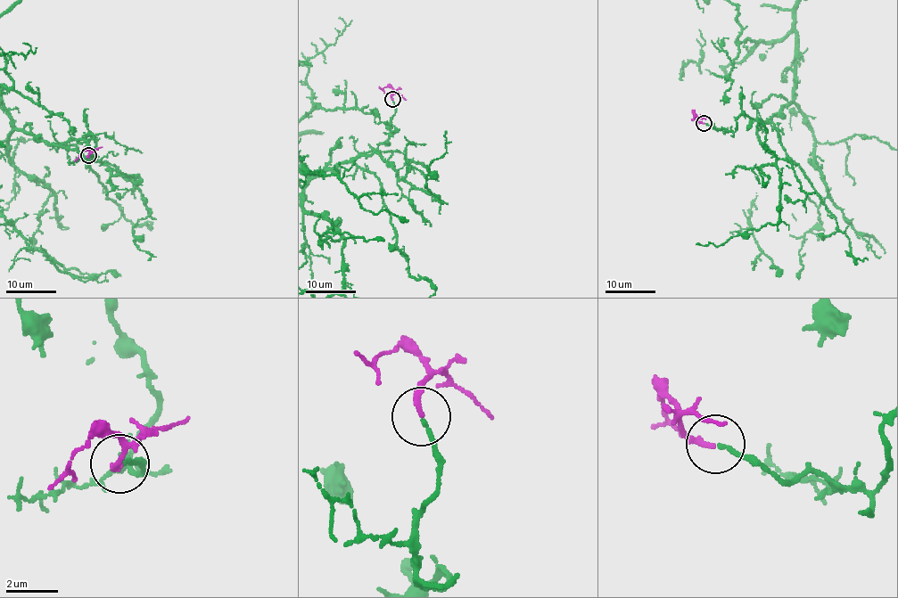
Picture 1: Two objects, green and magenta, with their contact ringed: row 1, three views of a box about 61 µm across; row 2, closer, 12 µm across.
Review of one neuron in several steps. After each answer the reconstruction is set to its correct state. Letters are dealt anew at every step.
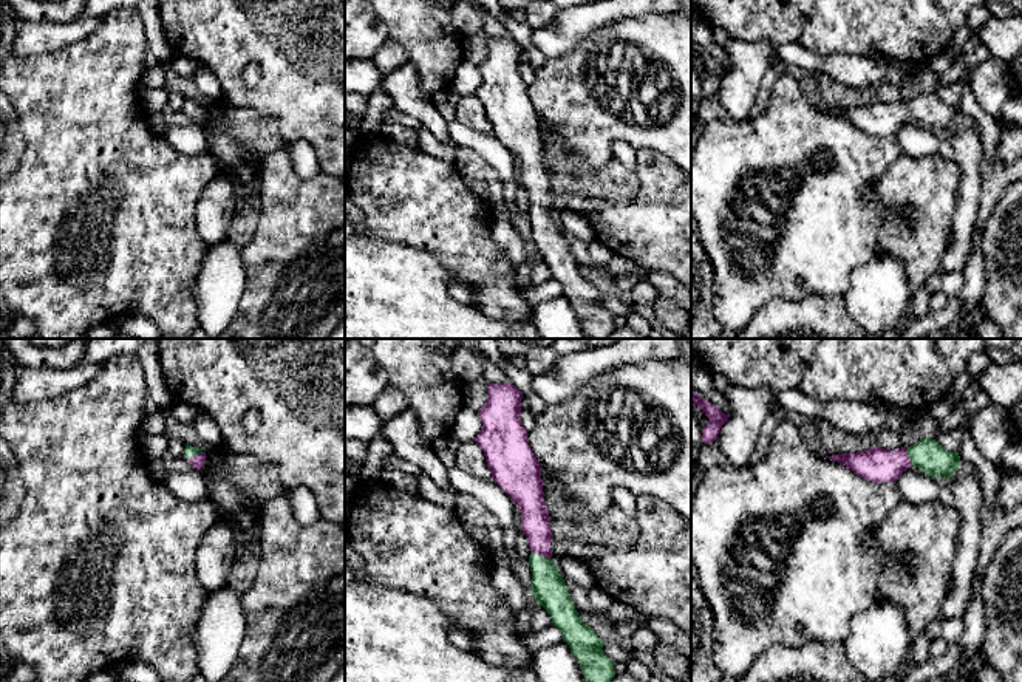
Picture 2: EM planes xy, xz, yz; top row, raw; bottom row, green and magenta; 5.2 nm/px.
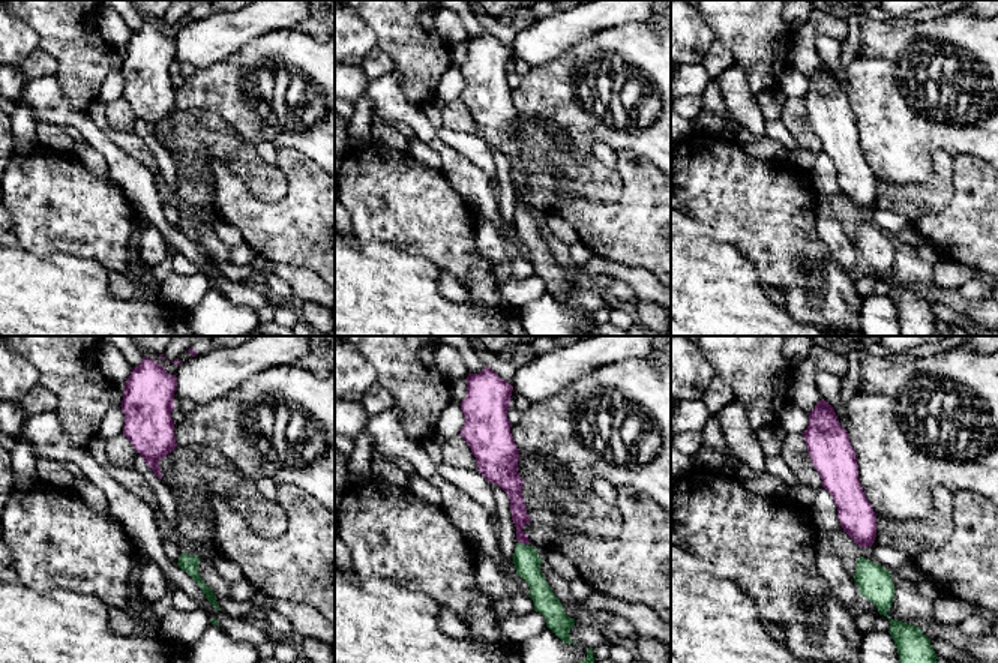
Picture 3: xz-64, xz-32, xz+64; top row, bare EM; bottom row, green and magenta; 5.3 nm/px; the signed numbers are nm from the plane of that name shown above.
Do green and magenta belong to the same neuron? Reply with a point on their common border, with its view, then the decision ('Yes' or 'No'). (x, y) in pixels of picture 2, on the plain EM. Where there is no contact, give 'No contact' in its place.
Touches green at xz (541, 209). Yes

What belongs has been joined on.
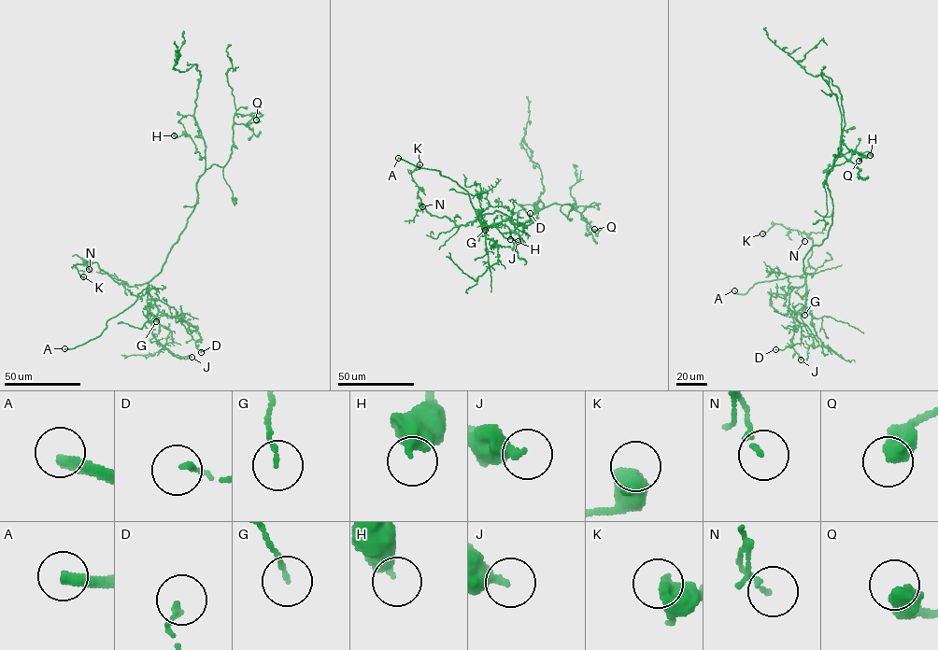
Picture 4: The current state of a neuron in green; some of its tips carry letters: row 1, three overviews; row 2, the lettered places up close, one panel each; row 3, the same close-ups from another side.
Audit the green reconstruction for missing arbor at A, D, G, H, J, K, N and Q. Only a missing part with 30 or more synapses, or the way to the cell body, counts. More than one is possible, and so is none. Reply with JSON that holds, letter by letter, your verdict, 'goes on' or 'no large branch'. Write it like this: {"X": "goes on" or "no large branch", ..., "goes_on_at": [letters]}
{"A": "goes on", "D": "no large branch", "G": "no large branch", "H": "no large branch", "J": "no large branch", "K": "no large branch", "N": "no large branch", "Q": "no large branch", "goes_on_at": ["A"]}

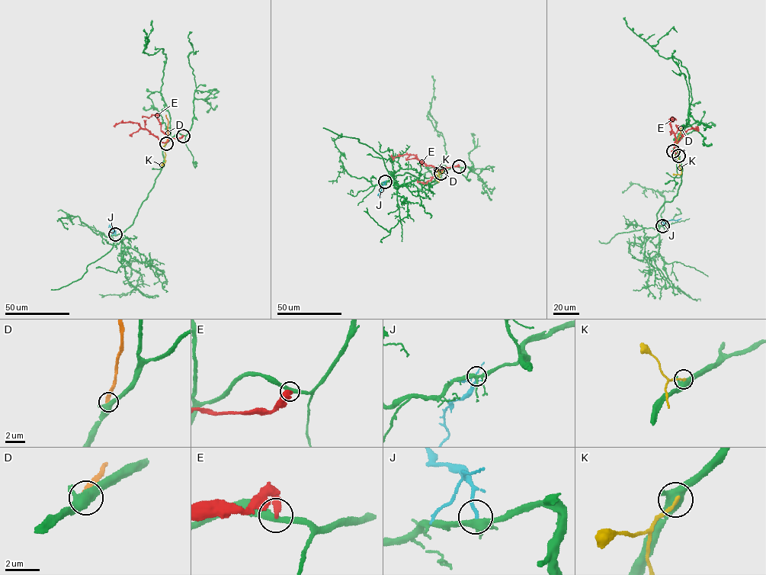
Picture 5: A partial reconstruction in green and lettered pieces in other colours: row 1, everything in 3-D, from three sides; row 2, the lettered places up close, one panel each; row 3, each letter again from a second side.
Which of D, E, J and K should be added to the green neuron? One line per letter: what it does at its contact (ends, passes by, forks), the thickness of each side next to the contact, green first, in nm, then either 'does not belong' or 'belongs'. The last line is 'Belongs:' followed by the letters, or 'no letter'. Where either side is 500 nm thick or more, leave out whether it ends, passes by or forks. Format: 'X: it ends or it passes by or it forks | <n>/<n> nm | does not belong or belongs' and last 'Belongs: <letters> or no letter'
D: it ends | 420/360 nm | does not belong
E: it ends | 360/320 nm | does not belong
J: it ends | 300/180 nm | does not belong
K: 550/220 nm | does not belong
Belongs: no letter

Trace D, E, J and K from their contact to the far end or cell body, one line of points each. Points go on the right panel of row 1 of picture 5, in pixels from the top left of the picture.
D: (679, 155), (676, 142), (681, 127)
E: (673, 151), (676, 153), (675, 136), (670, 122), (673, 118), (670, 120)
J: (662, 226), (669, 220), (681, 218)
K: (678, 155), (681, 173), (673, 175)

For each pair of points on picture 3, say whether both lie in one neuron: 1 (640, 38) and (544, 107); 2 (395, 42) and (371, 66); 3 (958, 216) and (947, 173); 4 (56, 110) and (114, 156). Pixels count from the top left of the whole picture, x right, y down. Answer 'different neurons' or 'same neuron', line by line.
1: same neuron
2: different neurons
3: different neurons
4: same neuron

